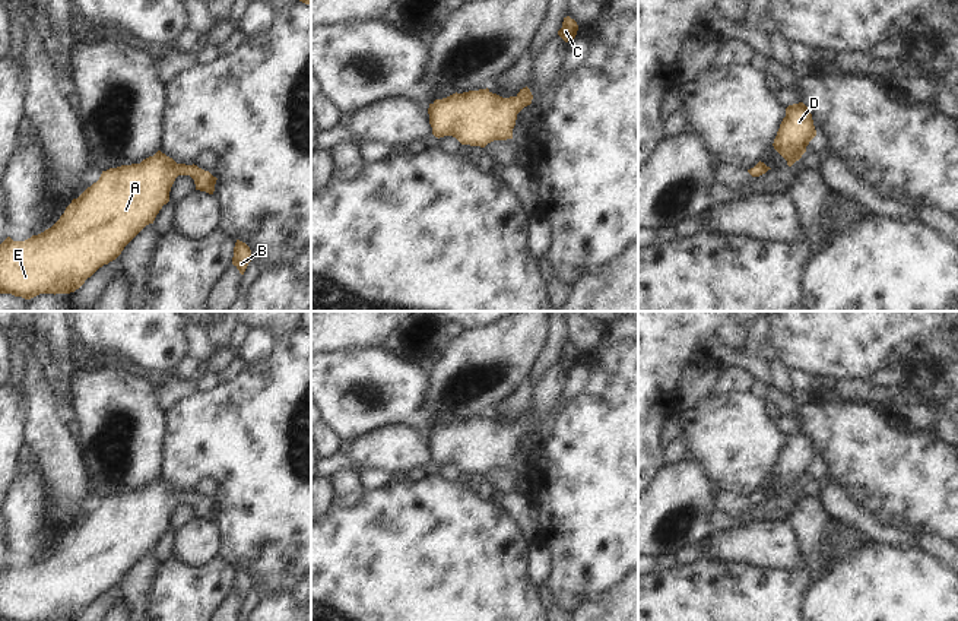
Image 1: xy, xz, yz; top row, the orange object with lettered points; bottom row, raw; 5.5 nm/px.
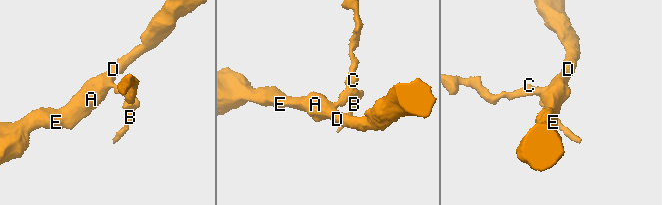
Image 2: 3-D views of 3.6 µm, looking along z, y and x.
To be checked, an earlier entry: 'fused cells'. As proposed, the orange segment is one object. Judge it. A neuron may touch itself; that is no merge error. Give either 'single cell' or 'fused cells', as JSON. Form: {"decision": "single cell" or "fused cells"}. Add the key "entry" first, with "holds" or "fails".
{"entry": "fails", "decision": "single cell"}

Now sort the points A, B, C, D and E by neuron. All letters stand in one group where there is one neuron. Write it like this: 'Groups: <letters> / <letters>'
Groups: A B C D E

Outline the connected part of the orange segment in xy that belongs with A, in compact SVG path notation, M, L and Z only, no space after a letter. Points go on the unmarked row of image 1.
M158 478L140 491L102 498L99 507L66 535L48 557L25 568L7 564L0 571L0 621L70 621L79 617L99 595L115 587L124 574L169 529L178 503L190 503L196 517L213 522L216 504L197 492L177 491Z

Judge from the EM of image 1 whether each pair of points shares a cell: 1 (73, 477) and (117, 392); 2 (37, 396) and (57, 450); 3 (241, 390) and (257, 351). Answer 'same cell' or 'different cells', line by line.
1: different cells
2: same cell
3: different cells

